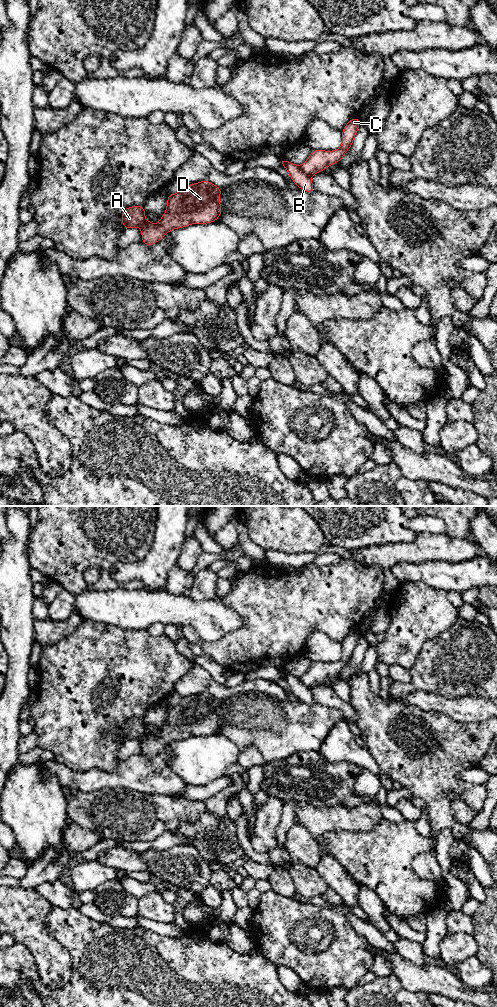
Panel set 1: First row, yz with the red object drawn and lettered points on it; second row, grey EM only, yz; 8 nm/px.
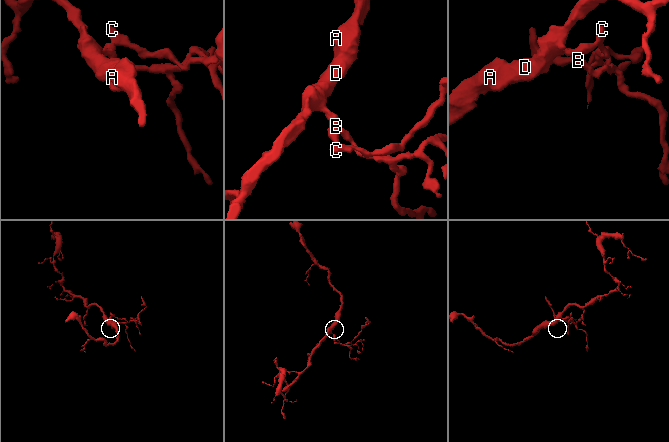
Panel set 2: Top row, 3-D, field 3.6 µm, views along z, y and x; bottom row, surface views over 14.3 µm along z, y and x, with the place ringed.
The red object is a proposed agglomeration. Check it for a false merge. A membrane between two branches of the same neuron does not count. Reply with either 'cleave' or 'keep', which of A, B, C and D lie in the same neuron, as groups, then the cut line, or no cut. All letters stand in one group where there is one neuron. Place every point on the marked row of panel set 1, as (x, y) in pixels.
cleave; groups A B D / C; cut yz (298, 166), (309, 176)

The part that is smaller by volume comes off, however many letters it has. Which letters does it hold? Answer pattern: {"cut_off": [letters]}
{"cut_off": ["C"]}

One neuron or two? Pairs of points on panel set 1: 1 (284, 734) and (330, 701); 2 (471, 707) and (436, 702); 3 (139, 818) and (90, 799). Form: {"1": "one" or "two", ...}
{"1": "two", "2": "one", "3": "one"}

